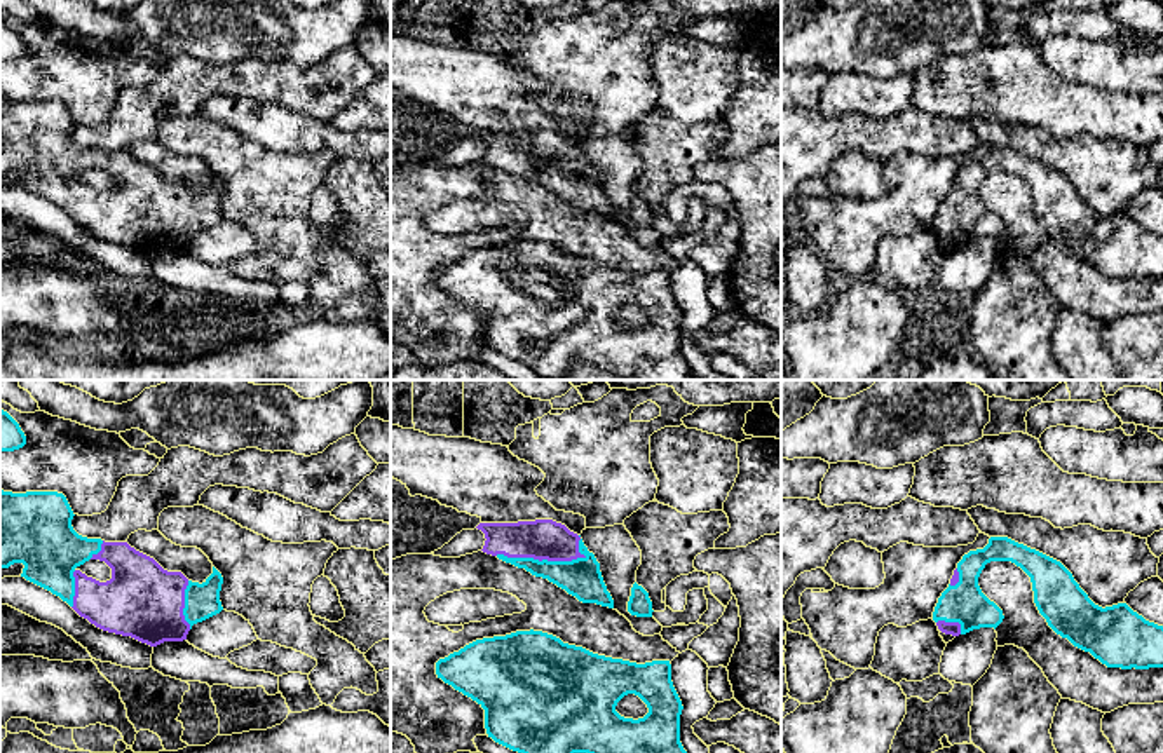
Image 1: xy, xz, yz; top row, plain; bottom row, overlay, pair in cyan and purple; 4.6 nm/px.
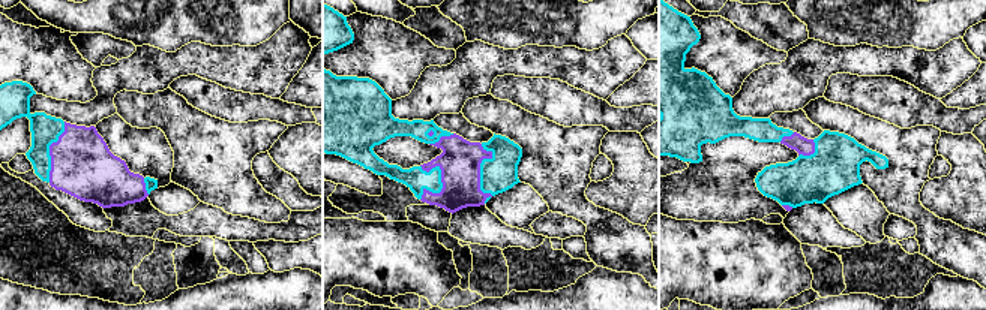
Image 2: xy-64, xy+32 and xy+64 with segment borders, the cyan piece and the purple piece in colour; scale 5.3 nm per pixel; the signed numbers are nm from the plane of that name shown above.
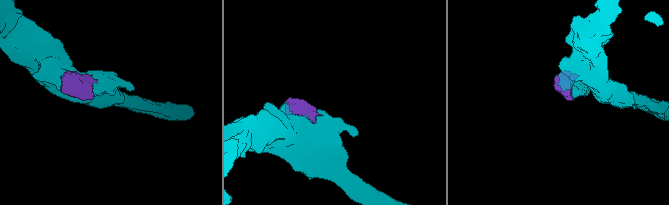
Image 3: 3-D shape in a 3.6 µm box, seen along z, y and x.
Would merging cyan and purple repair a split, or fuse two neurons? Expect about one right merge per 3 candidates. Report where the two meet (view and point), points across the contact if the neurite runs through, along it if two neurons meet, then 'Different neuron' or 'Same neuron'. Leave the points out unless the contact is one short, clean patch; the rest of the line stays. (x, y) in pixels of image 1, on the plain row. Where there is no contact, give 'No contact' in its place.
Touches cyan at xz (543, 169). Same neuron

